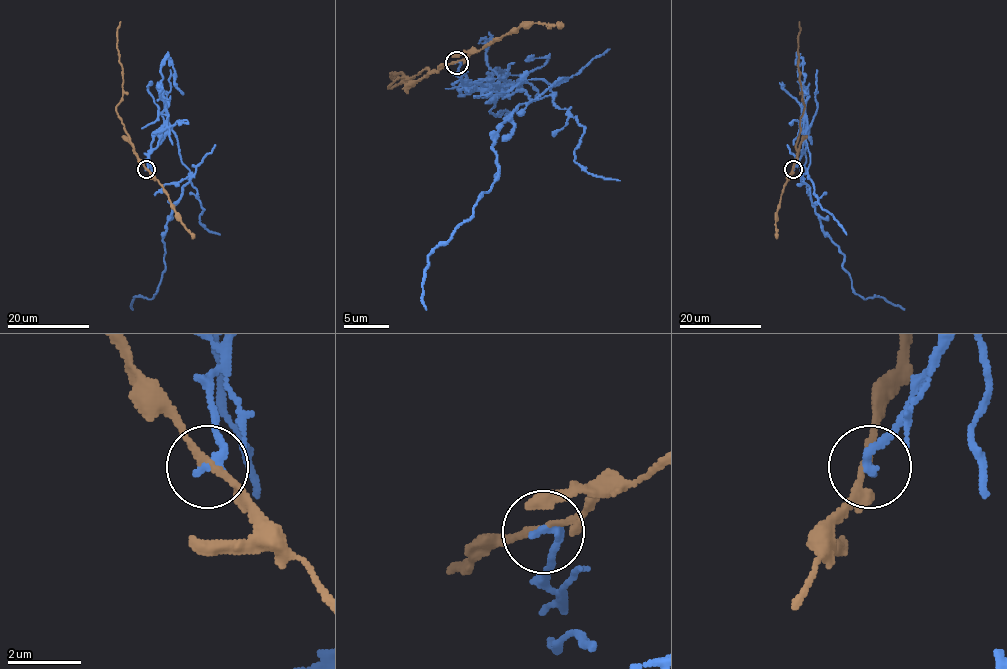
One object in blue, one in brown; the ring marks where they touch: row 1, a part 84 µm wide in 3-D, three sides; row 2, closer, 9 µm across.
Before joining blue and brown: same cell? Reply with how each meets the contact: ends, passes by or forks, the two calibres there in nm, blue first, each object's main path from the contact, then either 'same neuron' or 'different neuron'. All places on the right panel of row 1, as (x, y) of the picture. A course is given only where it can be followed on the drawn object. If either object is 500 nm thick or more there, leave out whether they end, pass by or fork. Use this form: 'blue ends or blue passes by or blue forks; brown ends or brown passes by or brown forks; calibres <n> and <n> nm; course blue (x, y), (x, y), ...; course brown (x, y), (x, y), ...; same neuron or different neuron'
blue ends; brown passes by; calibres 280 and 170 nm; course blue (793, 169), (806, 124), (804, 182), (821, 230), (844, 255), (852, 289), (904, 309); course brown (793, 169), (800, 117), (805, 105), (799, 78), (799, 21); different neuron

